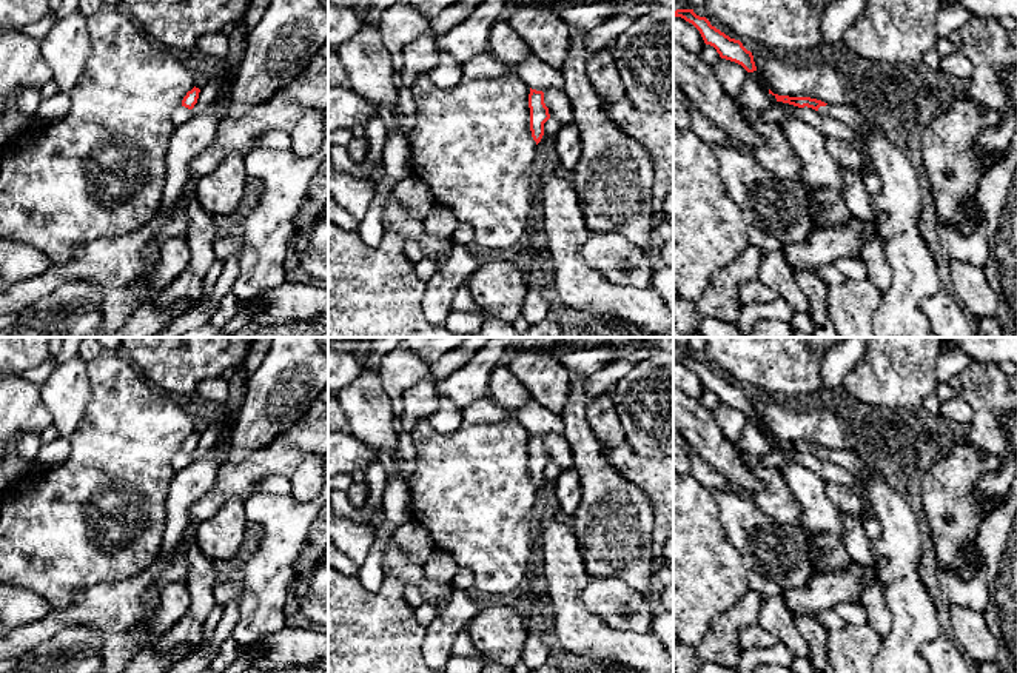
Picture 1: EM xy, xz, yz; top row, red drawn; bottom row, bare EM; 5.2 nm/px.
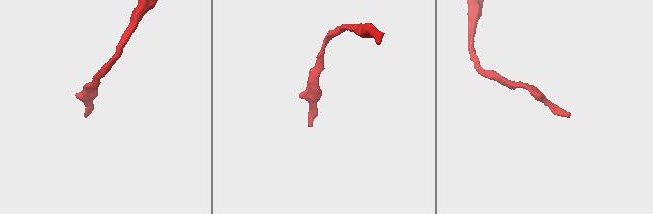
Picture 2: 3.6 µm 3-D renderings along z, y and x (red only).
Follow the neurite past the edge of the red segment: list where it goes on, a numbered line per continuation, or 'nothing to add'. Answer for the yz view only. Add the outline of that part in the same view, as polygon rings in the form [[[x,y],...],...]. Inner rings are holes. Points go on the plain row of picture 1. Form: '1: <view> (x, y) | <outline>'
1: yz (849, 459) | [[[826,450],[820,451],[818,457],[827,459],[861,477],[864,473],[872,476],[880,473],[880,468],[866,456],[854,450]]]

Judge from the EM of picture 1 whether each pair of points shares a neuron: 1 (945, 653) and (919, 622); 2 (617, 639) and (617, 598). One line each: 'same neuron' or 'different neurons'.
1: different neurons
2: different neurons

